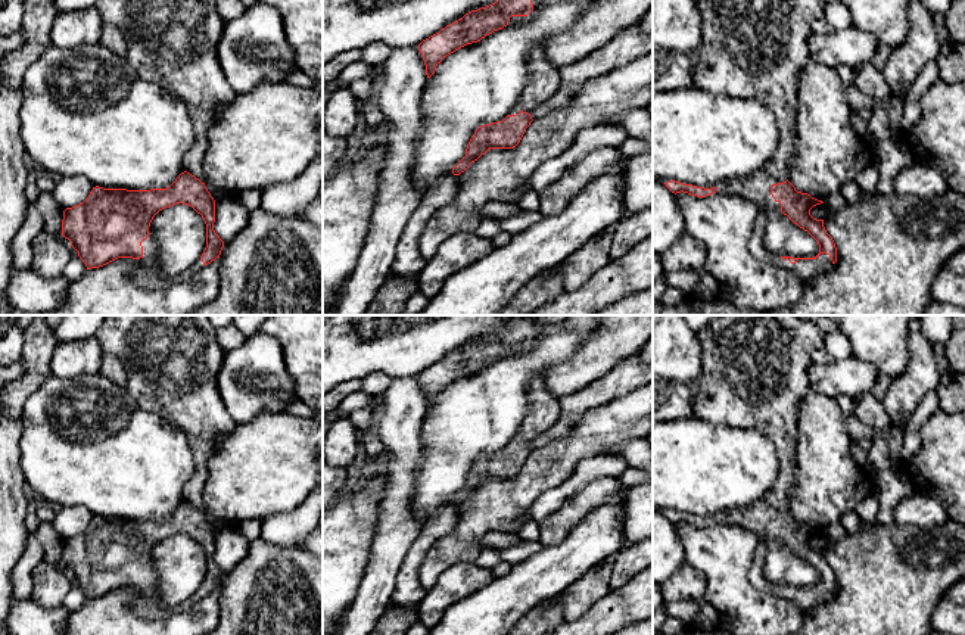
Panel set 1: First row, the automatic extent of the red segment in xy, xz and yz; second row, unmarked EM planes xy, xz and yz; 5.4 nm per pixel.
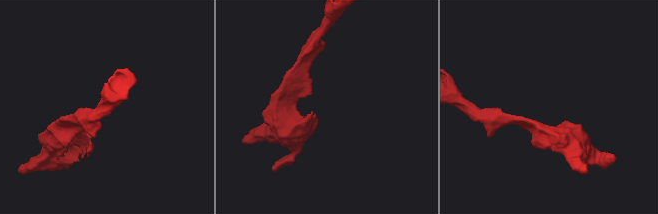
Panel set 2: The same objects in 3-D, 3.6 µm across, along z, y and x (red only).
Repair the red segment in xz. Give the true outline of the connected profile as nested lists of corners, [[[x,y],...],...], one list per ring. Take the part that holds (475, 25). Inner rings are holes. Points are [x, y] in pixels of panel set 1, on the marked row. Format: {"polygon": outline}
{"polygon": [[[495,0],[486,7],[466,13],[461,19],[423,40],[418,50],[426,65],[427,78],[435,74],[436,66],[448,55],[502,29],[511,16],[527,16],[532,10],[532,0]]]}

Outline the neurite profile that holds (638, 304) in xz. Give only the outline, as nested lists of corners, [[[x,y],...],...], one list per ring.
[[[653,287],[607,305],[594,315],[653,315]]]

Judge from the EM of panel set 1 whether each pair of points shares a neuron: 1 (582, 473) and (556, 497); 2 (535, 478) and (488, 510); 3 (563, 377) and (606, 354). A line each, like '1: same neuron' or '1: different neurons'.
1: same neuron
2: same neuron
3: same neuron

